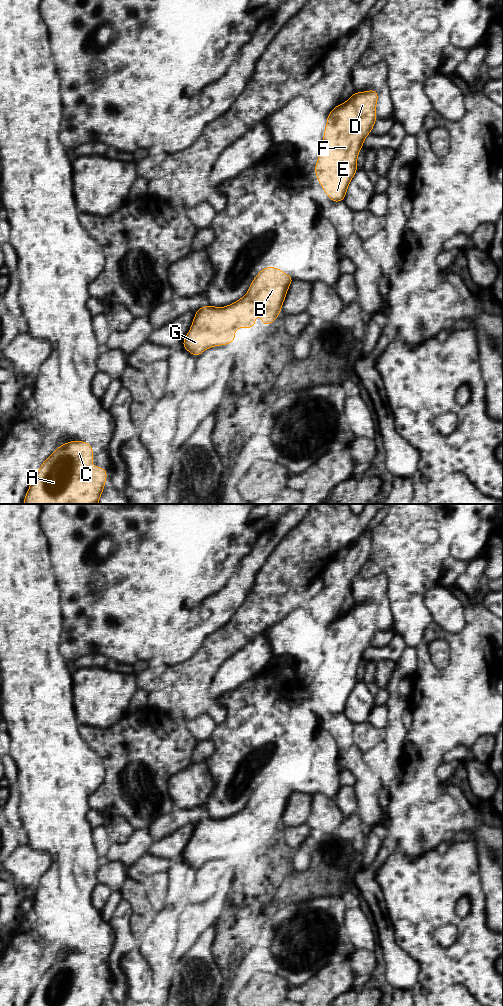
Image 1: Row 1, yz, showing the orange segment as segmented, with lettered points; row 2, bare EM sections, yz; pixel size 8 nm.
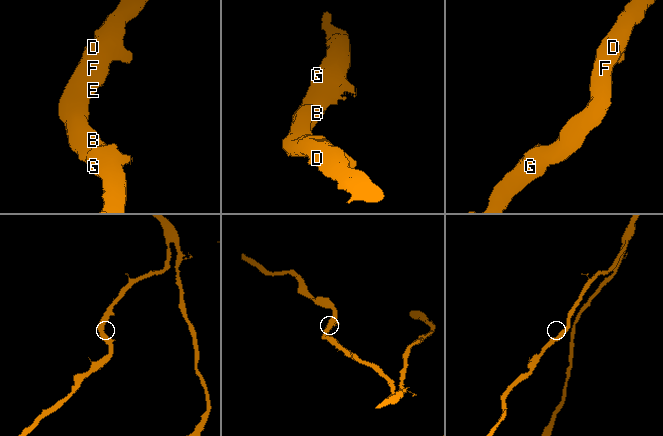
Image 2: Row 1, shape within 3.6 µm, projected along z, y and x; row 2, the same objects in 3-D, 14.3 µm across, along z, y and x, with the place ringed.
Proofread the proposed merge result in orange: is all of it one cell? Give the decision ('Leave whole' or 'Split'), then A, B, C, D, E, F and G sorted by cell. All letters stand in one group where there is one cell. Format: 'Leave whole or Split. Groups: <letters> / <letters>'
Leave whole. Groups: A B C D E F G

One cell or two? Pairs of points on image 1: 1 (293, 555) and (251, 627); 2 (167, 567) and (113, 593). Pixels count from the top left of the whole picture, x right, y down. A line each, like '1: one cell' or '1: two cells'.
1: one cell
2: one cell

